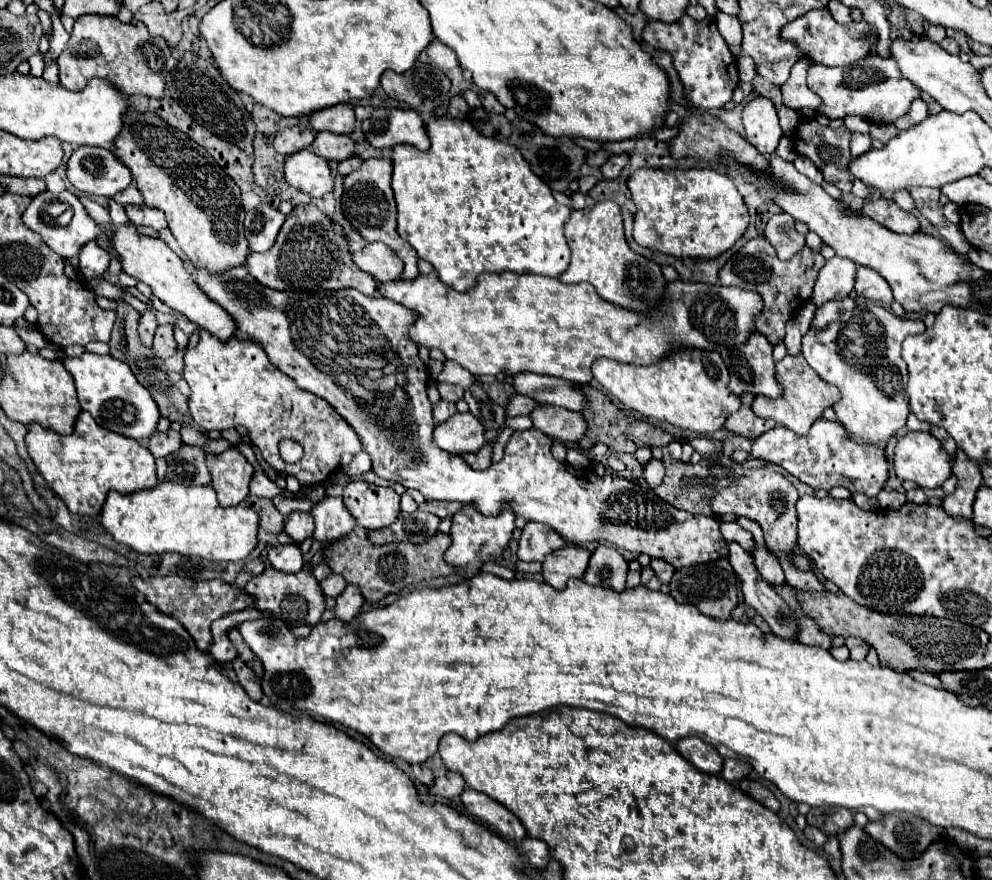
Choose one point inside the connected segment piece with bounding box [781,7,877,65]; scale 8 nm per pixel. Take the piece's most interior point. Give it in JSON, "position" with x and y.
{"position":[814,33]}

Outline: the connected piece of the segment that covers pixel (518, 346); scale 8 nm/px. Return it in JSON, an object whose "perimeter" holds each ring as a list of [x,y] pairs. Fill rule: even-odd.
{"perimeter":[[[431,271],[429,275],[417,275],[411,281],[405,279],[397,279],[397,281],[389,281],[389,283],[379,283],[377,291],[381,293],[381,297],[391,299],[395,303],[401,303],[403,307],[411,309],[417,313],[417,319],[411,323],[409,327],[409,339],[417,345],[417,347],[427,347],[427,349],[439,349],[445,359],[455,361],[457,365],[461,365],[463,369],[467,369],[469,373],[473,373],[475,377],[479,375],[497,375],[503,369],[507,369],[509,373],[521,373],[521,371],[531,371],[531,373],[541,373],[541,375],[553,375],[559,379],[567,379],[573,381],[577,385],[587,385],[593,375],[591,375],[591,363],[599,357],[607,357],[613,361],[621,361],[621,363],[635,363],[635,365],[649,365],[649,363],[657,363],[661,361],[665,355],[669,355],[669,351],[679,349],[679,347],[695,347],[695,349],[731,349],[733,347],[733,337],[735,337],[735,345],[741,345],[745,341],[745,335],[749,331],[753,331],[753,319],[757,317],[757,311],[761,311],[761,299],[757,299],[757,293],[753,291],[741,291],[739,287],[721,287],[721,285],[705,285],[705,283],[685,283],[685,281],[673,281],[669,283],[669,291],[665,291],[665,303],[661,303],[661,307],[657,307],[657,311],[641,315],[641,313],[633,313],[633,311],[623,311],[621,307],[615,307],[607,301],[603,301],[597,291],[589,285],[589,283],[579,283],[579,285],[561,285],[559,279],[551,279],[551,277],[535,277],[535,275],[515,275],[515,273],[505,273],[505,275],[483,275],[479,277],[477,285],[467,291],[467,293],[459,293],[453,291],[449,285],[441,283],[439,275],[435,271]],[[699,293],[701,293],[701,325],[697,323],[697,301],[699,301]]]}

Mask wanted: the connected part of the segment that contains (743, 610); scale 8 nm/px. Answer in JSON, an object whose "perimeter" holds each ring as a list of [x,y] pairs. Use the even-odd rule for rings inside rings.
{"perimeter":[[[739,603],[733,611],[731,611],[731,619],[735,621],[743,621],[743,623],[755,623],[763,633],[769,633],[769,625],[761,619],[761,615],[757,611],[753,611],[753,607],[747,607],[747,603]]]}

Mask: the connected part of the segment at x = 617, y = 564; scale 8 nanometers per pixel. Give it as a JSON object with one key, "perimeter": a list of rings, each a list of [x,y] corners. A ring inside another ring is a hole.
{"perimeter":[[[599,545],[591,555],[591,561],[583,575],[583,581],[589,585],[623,591],[625,577],[627,577],[627,561],[623,559],[623,555],[617,549]]]}

